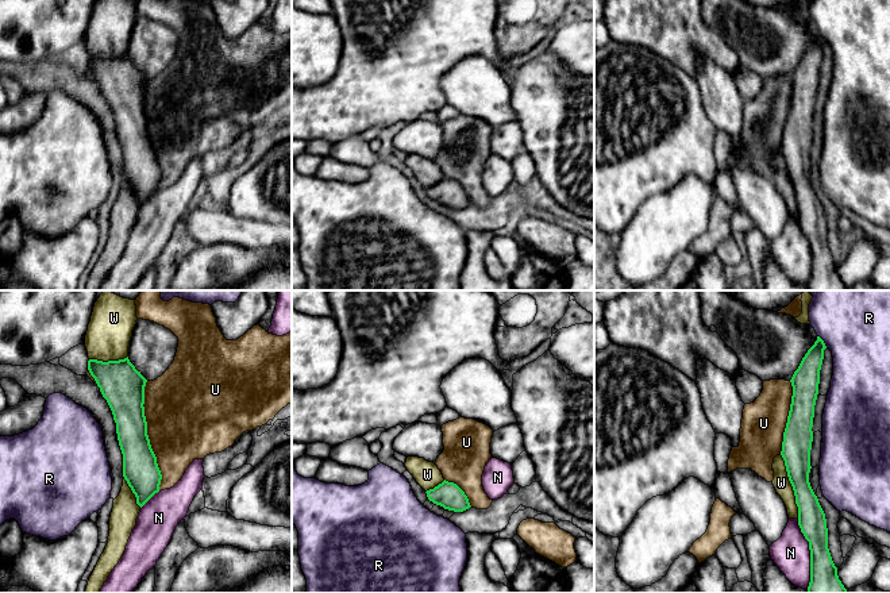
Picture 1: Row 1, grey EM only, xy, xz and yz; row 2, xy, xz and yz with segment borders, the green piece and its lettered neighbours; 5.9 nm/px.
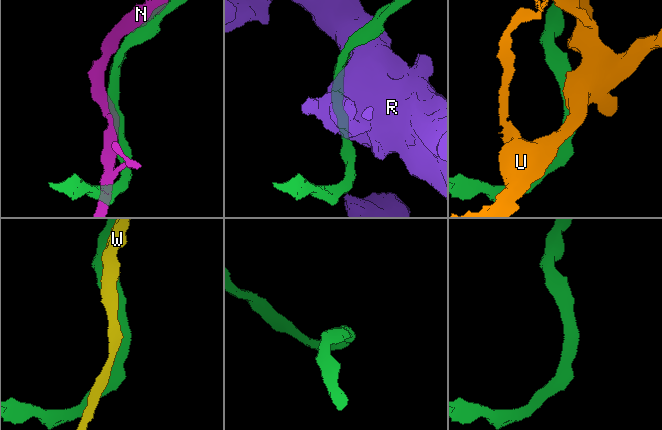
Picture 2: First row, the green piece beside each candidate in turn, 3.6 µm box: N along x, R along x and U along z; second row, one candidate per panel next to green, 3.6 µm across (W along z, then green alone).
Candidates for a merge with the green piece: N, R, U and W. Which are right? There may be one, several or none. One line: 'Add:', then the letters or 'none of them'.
Add: W

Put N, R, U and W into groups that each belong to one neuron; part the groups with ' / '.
N / R / U / W

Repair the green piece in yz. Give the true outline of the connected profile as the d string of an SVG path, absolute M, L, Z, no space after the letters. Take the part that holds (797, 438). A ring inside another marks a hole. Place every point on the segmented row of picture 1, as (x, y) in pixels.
M817 336L790 380L793 396L782 451L773 463L773 485L786 505L789 519L798 520L801 532L809 542L808 593L847 593L828 548L825 513L809 482L812 427L825 349L824 340Z

